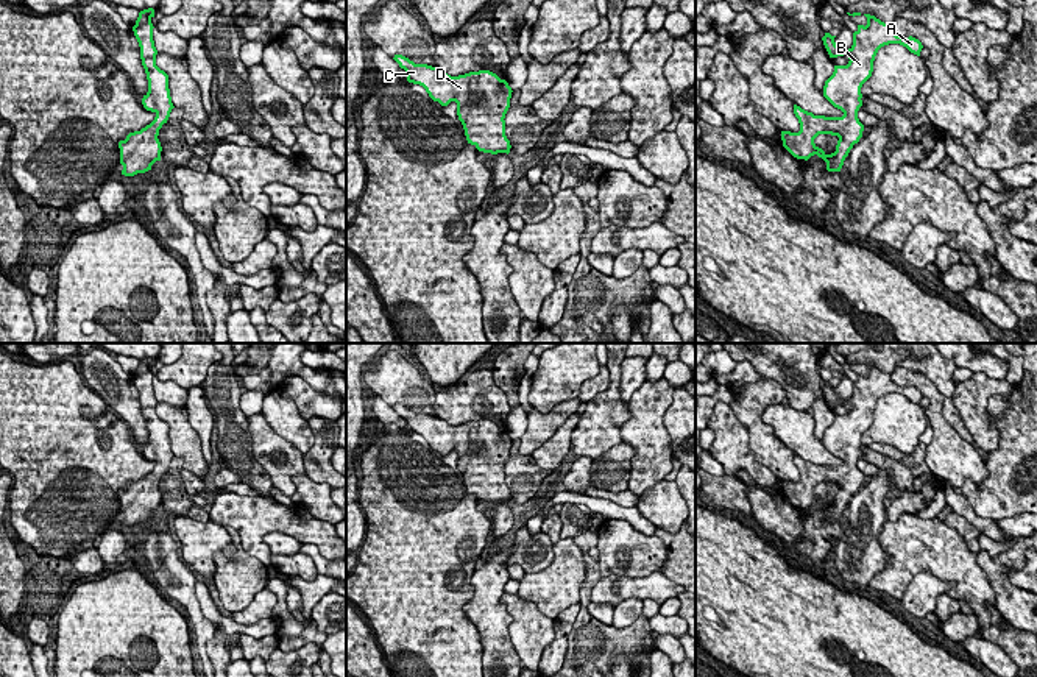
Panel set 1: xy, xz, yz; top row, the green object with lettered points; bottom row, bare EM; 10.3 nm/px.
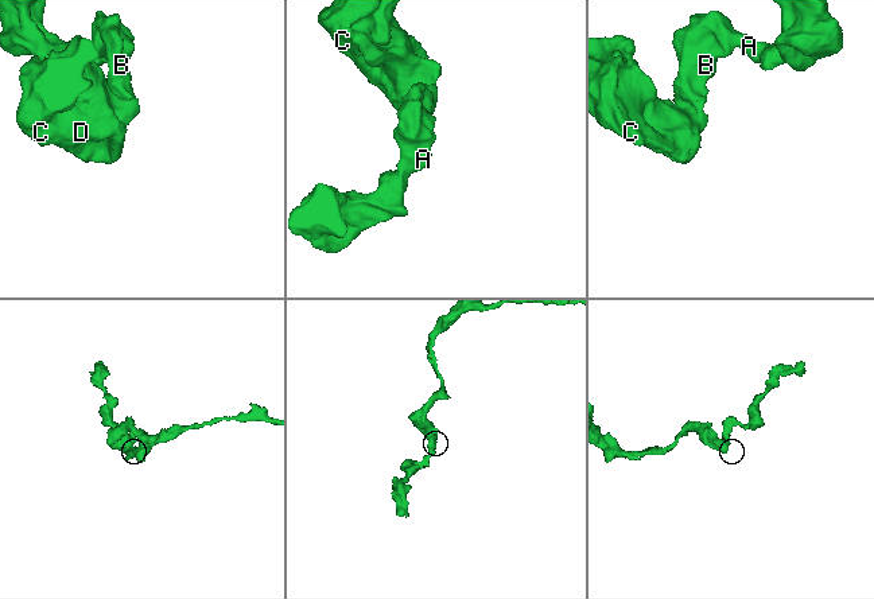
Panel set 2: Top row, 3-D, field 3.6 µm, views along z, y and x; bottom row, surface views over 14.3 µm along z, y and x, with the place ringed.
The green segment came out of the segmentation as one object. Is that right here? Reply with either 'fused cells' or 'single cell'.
single cell

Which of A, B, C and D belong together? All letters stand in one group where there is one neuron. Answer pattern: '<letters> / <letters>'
A B C D

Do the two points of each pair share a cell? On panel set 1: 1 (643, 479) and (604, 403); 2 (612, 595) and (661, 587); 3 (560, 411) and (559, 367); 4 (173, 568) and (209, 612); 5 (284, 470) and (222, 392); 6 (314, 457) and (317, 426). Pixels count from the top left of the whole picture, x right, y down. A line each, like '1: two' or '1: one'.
1: two
2: one
3: two
4: two
5: two
6: one

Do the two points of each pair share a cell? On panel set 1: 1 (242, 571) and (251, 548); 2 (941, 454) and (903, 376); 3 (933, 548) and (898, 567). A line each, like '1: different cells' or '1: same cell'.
1: different cells
2: same cell
3: same cell

